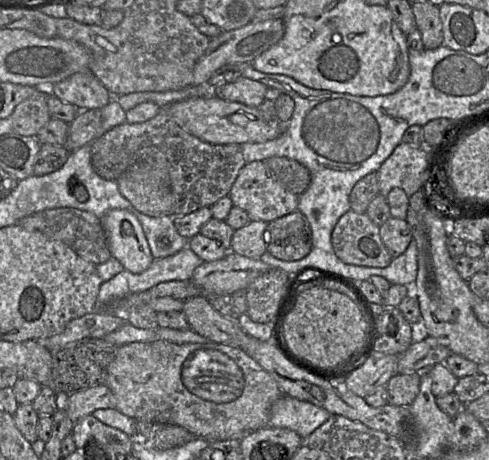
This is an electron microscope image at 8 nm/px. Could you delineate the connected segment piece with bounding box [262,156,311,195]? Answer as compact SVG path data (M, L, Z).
M270 157L263 159L274 172L278 180L296 195L303 193L309 186L309 170L296 160L287 157Z

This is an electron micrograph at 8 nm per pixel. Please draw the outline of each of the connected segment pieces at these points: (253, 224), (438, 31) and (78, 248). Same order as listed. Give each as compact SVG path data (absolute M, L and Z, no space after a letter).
M250 221L236 229L230 250L248 258L259 259L266 252L267 228L268 223L265 221Z
M427 2L411 3L416 21L416 28L420 31L425 49L435 49L443 45L442 22L439 7Z
M72 207L45 209L23 217L17 224L26 230L40 231L50 238L64 242L79 256L95 265L104 263L111 257L101 217L91 212Z

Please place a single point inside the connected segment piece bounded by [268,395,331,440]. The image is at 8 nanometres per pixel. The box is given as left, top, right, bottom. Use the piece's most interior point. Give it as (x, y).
(303, 417)

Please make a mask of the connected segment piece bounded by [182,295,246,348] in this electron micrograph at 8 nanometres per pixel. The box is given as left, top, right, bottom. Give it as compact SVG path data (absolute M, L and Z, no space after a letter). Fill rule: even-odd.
M193 296L184 300L182 312L190 328L209 341L242 347L246 333L238 319L222 315L206 296Z

